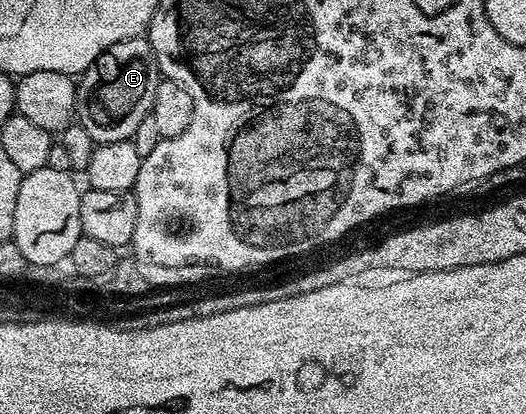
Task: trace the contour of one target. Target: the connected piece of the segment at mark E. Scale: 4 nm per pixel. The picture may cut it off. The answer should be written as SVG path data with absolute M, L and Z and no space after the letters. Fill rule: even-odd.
M149 38L120 41L104 49L77 80L77 122L88 129L95 144L133 139L140 121L150 115L159 78L158 62Z

